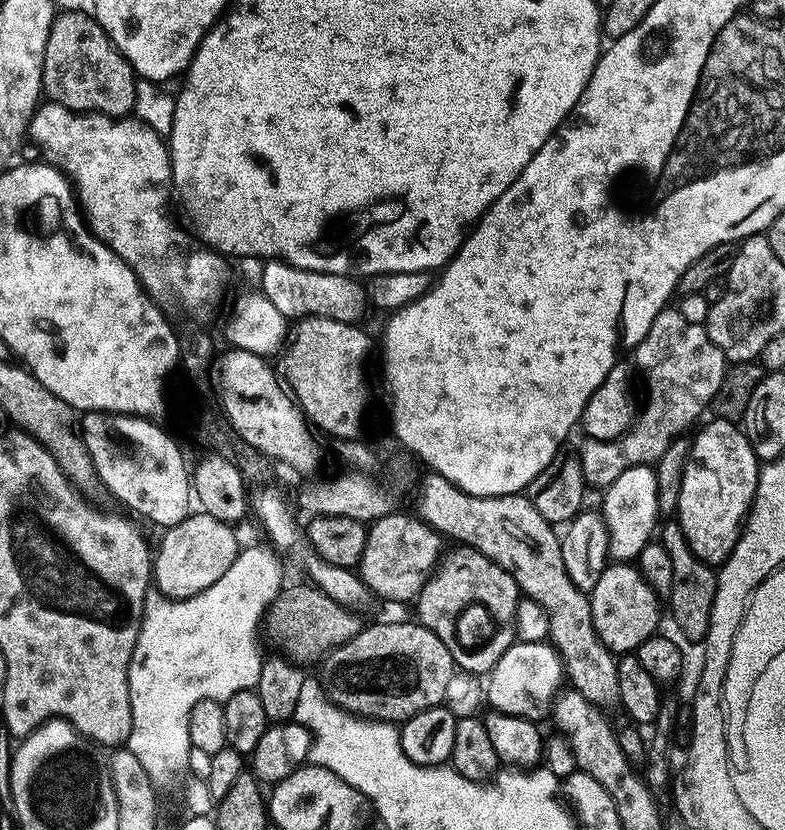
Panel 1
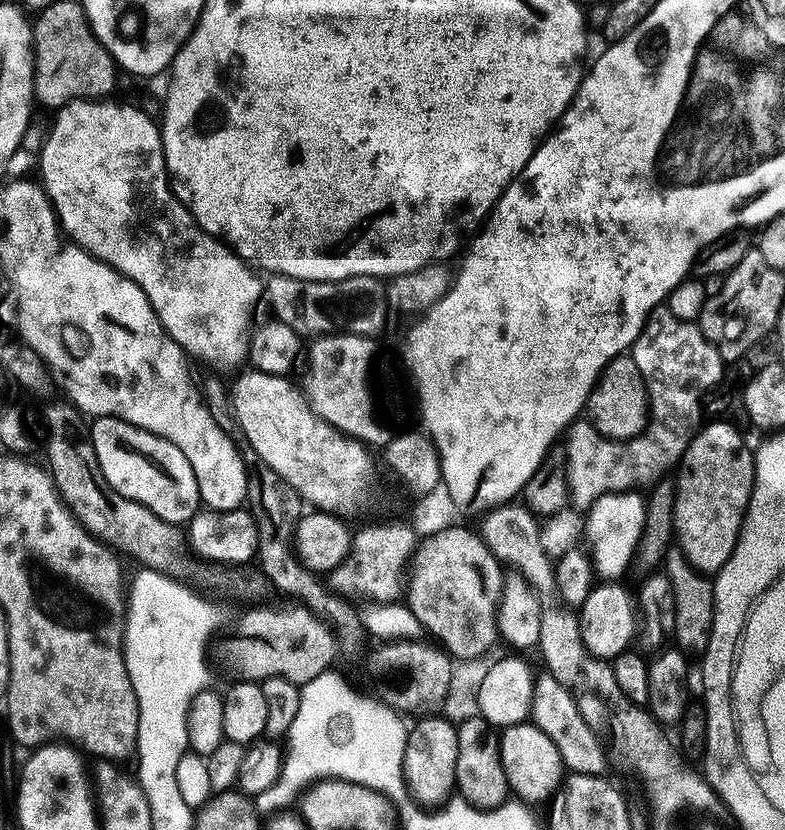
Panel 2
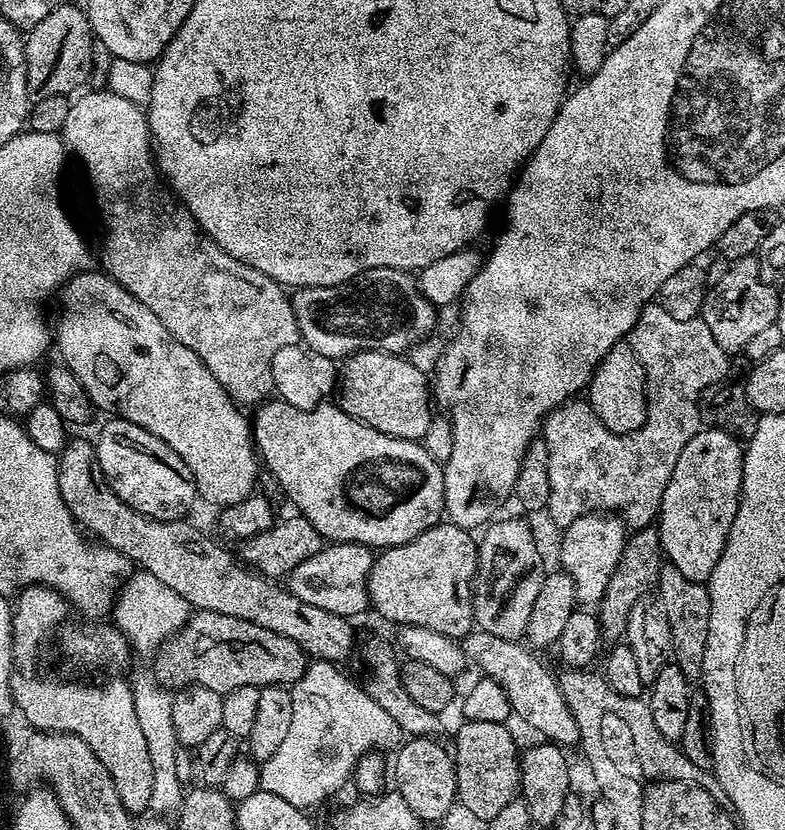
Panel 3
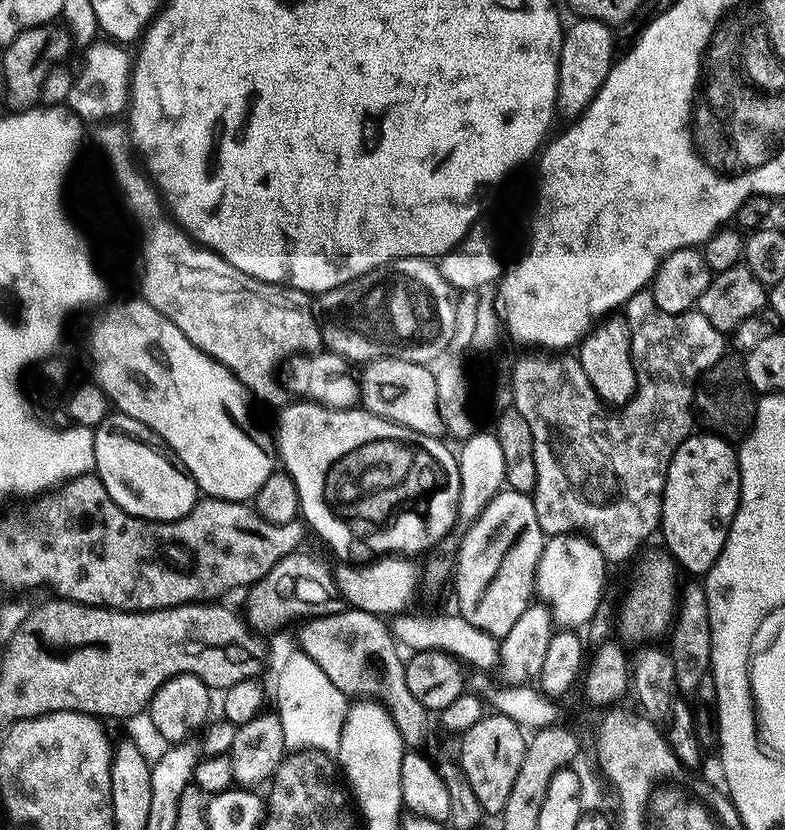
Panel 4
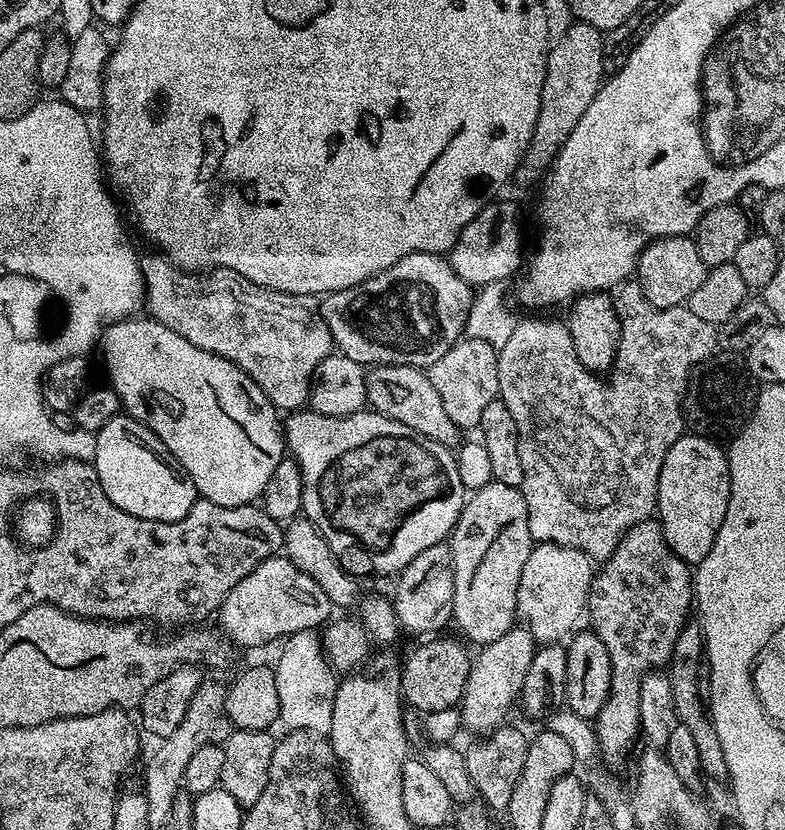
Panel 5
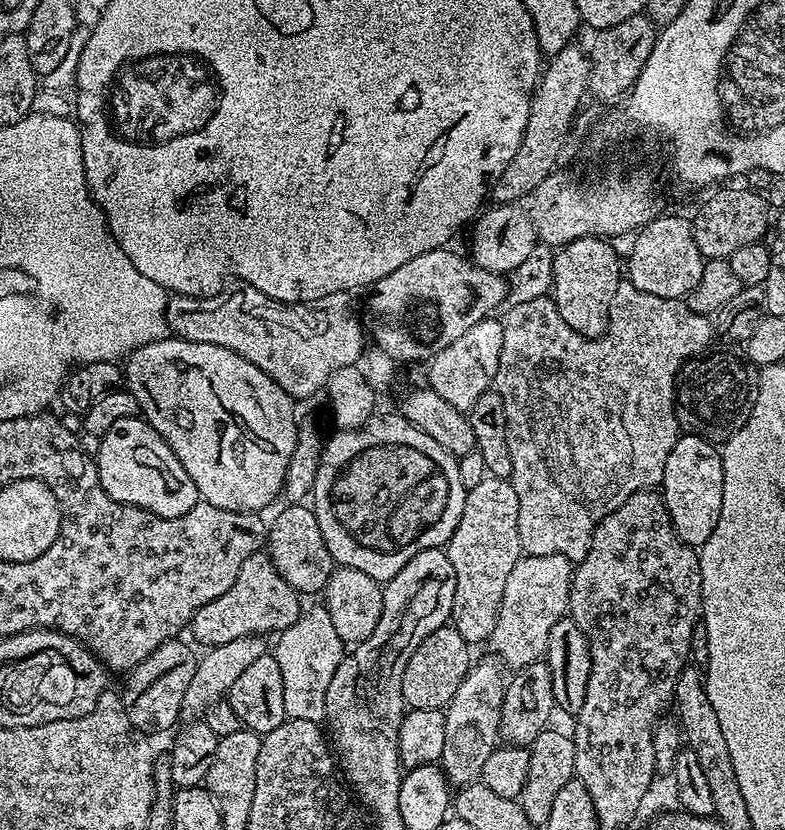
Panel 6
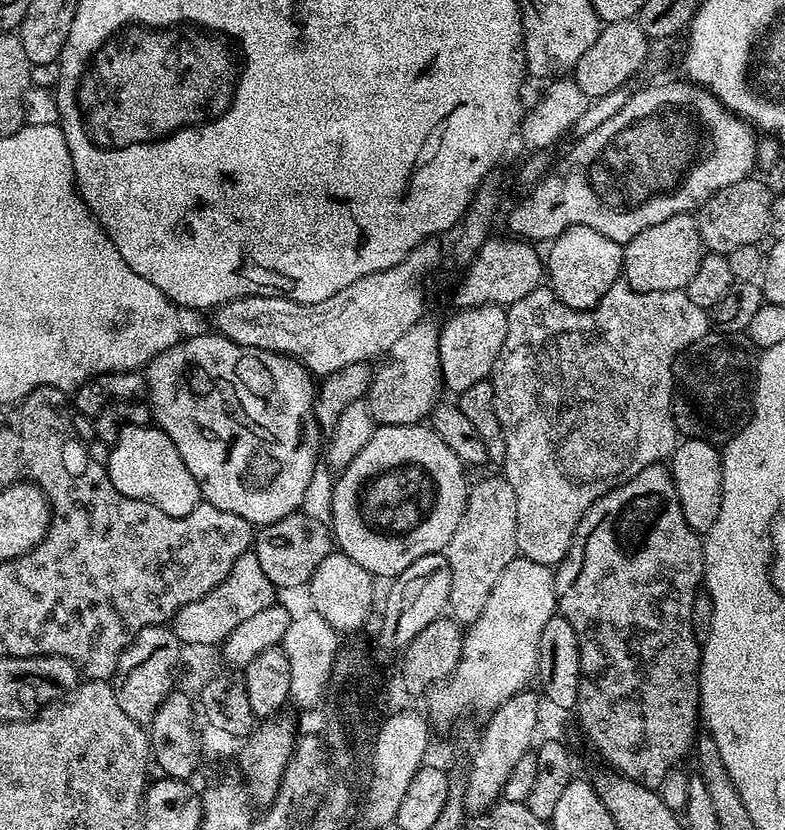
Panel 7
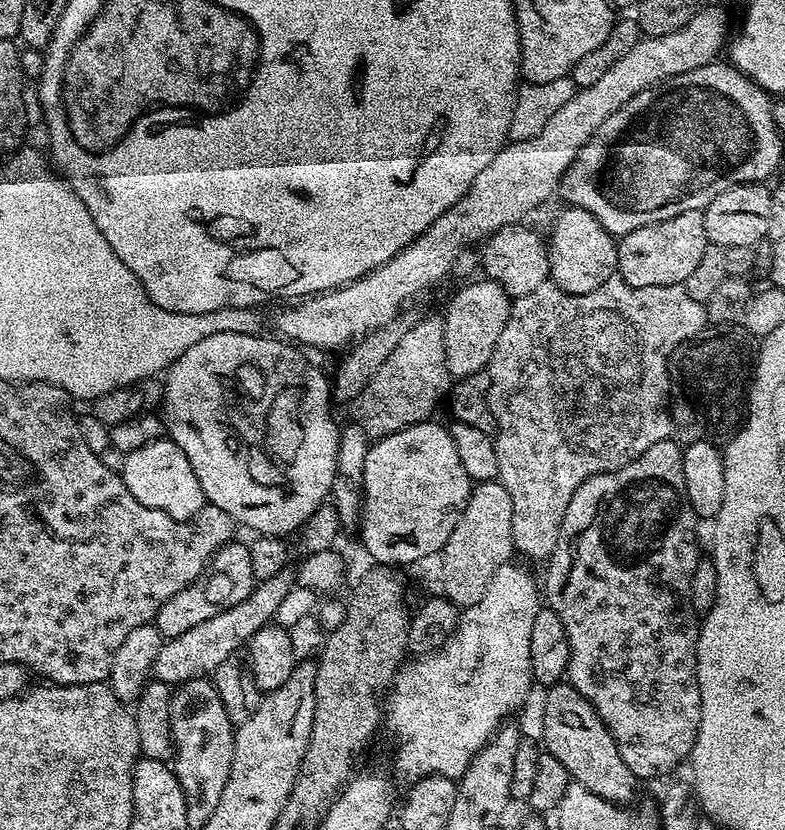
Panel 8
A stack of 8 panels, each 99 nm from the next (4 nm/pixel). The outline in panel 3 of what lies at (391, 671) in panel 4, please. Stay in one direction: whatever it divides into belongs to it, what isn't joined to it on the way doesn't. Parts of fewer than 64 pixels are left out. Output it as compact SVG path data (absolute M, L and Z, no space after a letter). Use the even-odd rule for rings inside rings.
M91 439L72 440L65 443L64 449L58 454L58 490L62 494L62 502L70 510L70 514L83 528L89 528L101 540L103 545L126 554L133 565L154 574L155 578L164 582L170 590L174 590L193 609L203 612L226 614L230 618L242 618L246 622L254 622L266 630L274 630L274 634L282 634L294 642L312 660L331 660L341 662L357 647L356 632L352 629L353 621L346 616L330 614L330 610L322 610L322 606L310 606L310 602L302 602L283 583L269 578L256 571L255 568L241 562L235 555L232 556L220 544L215 544L204 532L199 532L187 519L155 520L142 515L138 510L126 506L118 494L104 479L100 463L96 461L96 450Z

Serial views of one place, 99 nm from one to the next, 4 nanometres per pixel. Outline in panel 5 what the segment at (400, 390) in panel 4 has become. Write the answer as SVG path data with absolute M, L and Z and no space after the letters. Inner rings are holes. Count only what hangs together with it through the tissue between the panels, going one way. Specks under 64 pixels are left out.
M385 364L373 367L366 379L371 411L381 412L394 422L402 422L402 426L418 430L418 434L438 442L443 448L459 449L462 430L450 419L450 414L446 414L442 398L438 398L438 390L434 390L425 369L411 368L408 364Z

